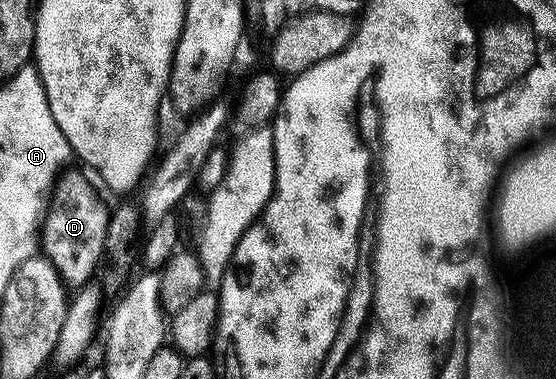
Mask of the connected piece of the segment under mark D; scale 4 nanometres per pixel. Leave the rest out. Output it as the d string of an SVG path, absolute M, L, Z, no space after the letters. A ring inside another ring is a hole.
M84 171L68 172L55 186L39 242L43 255L57 268L66 285L84 286L94 279L102 263L110 209L105 208L100 194L93 189L94 181L89 181Z

